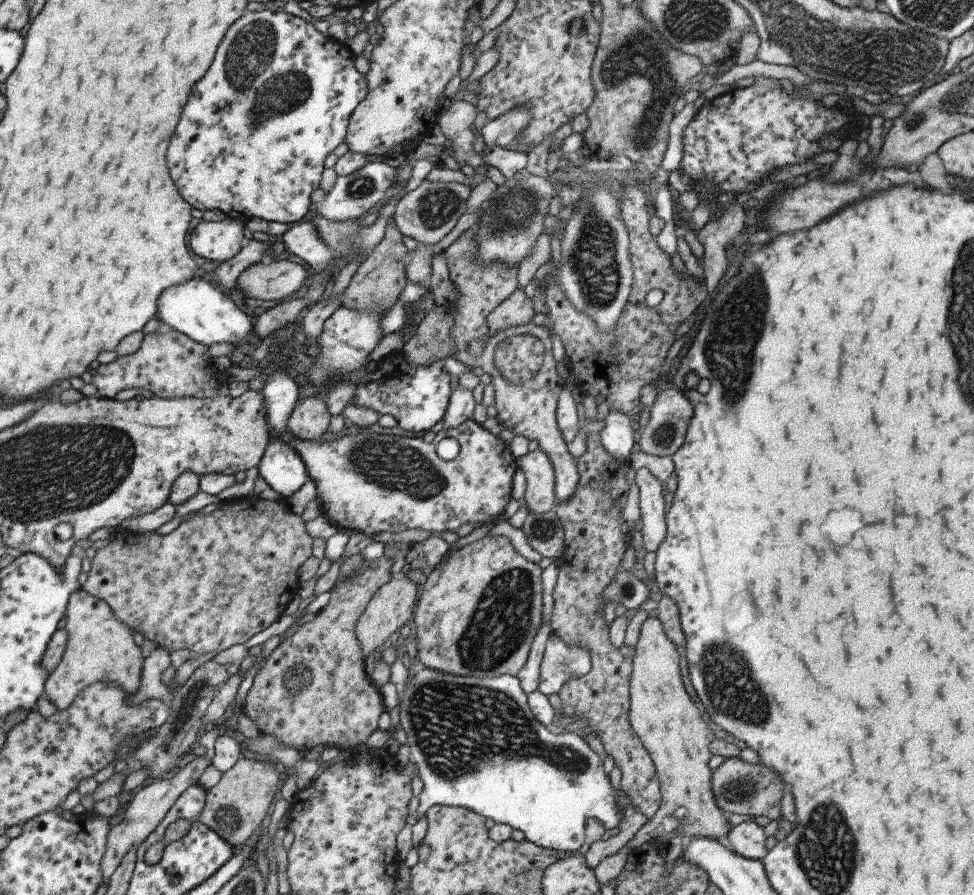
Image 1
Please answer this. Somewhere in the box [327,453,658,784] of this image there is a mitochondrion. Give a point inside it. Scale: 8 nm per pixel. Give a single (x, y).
(497, 628)

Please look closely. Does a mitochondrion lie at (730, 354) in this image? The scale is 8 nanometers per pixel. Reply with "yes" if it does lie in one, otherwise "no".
yes

